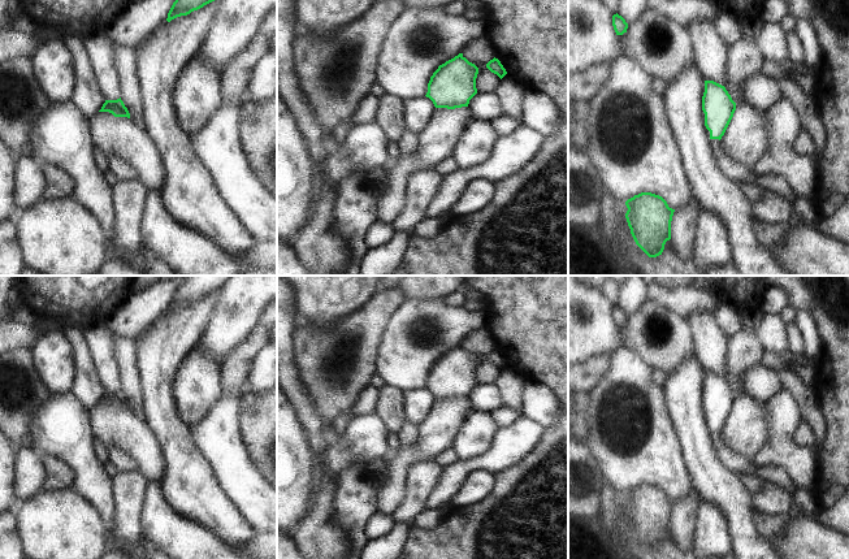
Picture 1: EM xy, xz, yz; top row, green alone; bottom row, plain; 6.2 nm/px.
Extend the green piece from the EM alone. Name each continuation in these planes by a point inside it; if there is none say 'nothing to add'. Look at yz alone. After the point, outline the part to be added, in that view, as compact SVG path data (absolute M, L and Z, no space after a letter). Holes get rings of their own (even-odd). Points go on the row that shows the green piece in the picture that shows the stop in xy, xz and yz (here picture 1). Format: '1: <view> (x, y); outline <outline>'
1: yz (740, 173); outline M710 139L712 153L715 156L716 164L720 172L729 179L744 185L749 183L755 186L758 182L758 176L754 174L753 168L738 164L736 160L728 157L724 151L718 146L719 139Z

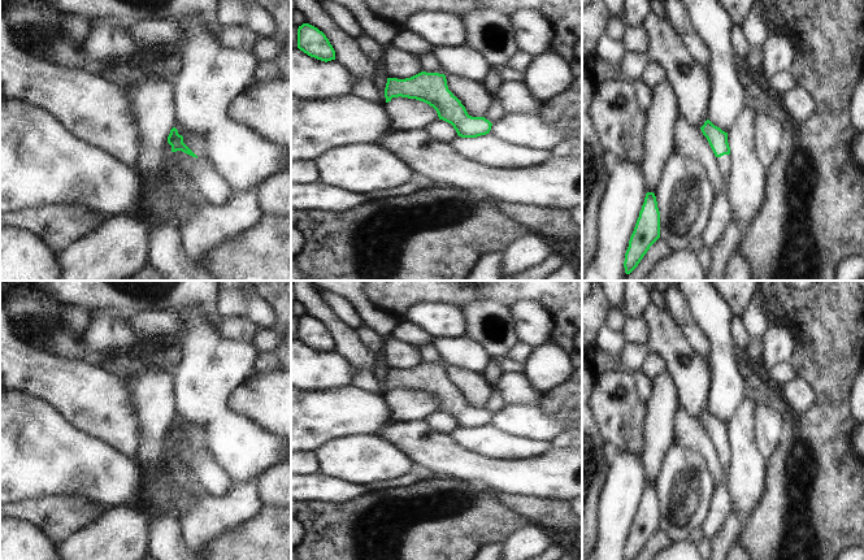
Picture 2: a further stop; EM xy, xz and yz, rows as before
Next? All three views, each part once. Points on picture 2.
1: yz (725, 163); outline M724 155L721 157L717 157L717 164L720 166L722 177L728 181L733 166L733 159L730 157L730 155Z

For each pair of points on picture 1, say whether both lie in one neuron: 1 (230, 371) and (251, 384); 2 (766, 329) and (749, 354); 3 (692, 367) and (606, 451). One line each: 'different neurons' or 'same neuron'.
1: different neurons
2: different neurons
3: different neurons

